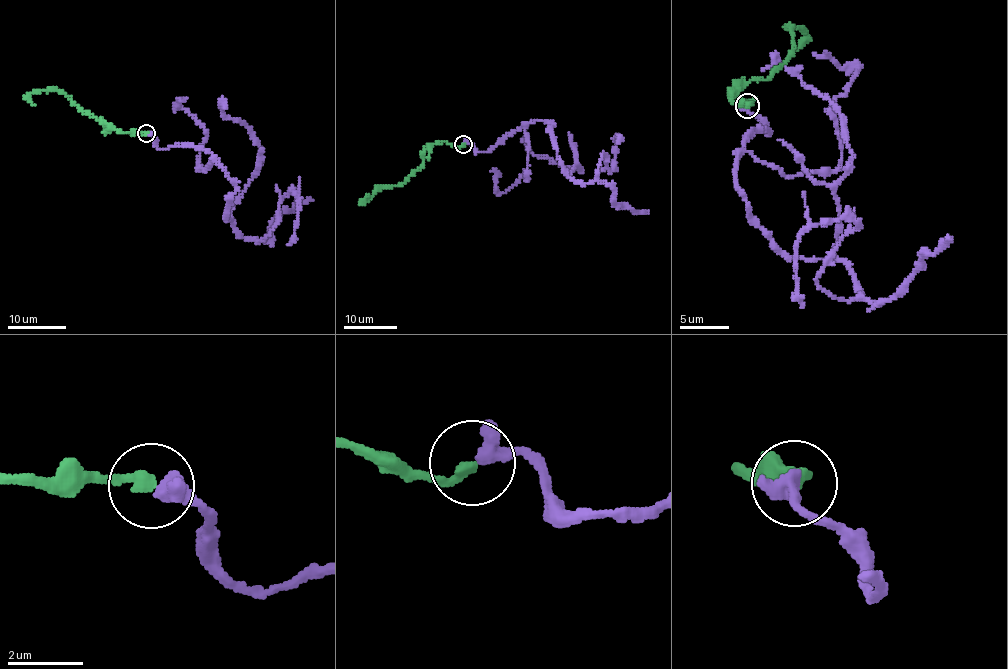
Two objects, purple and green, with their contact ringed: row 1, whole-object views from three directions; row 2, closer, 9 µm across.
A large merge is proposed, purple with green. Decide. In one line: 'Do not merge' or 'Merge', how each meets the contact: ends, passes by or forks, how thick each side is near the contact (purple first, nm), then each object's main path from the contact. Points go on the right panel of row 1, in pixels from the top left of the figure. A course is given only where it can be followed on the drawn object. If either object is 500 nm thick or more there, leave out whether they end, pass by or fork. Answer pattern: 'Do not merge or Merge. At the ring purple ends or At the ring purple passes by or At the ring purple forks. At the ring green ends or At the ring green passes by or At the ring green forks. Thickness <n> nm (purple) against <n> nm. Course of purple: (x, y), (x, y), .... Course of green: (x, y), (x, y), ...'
Merge. Thickness 500 nm (purple) against 320 nm. Course of purple: (747, 105), (772, 133), (740, 195), (847, 266), (839, 300), (816, 279), (857, 228), (800, 236), (803, 307). Course of green: (746, 105), (730, 98), (742, 82), (770, 79), (792, 48), (788, 29), (800, 28), (804, 35), (791, 53)

